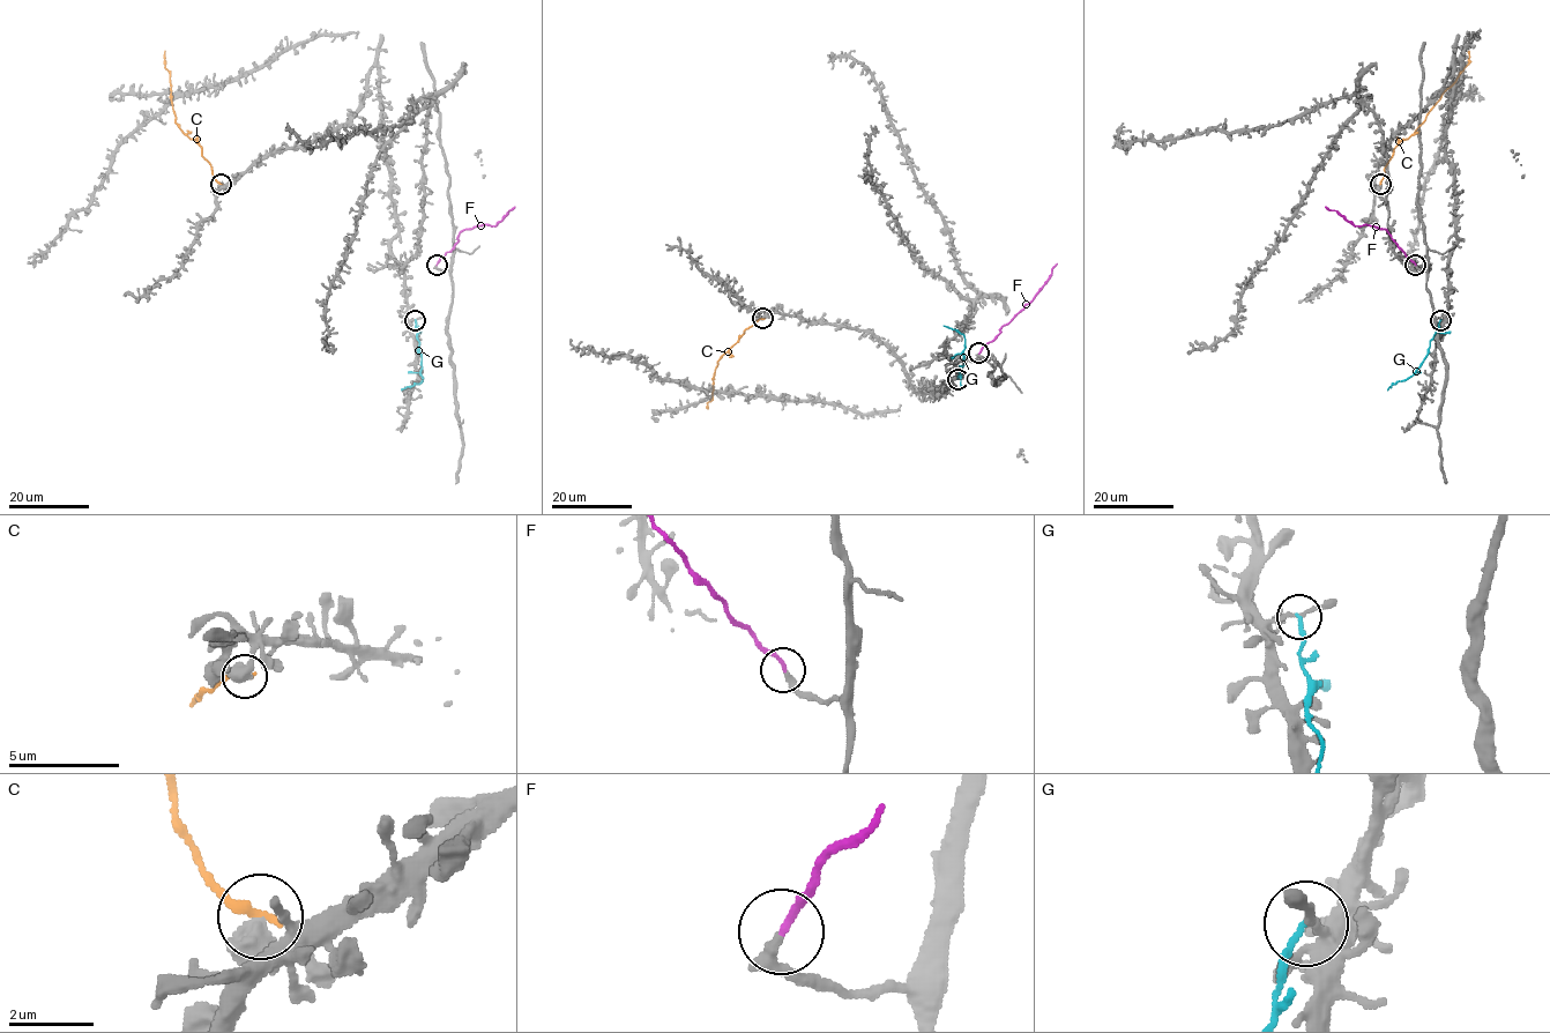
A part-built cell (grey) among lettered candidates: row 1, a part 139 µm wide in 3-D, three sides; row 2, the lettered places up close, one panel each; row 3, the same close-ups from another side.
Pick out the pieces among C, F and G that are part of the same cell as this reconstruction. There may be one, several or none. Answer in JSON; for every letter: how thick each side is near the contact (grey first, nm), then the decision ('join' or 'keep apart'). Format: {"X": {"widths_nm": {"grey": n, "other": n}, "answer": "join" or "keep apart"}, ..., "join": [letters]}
{"C": {"widths_nm": {"grey": 550, "other": 240}, "answer": "keep apart"}, "F": {"widths_nm": {"grey": 280, "other": 150}, "answer": "join"}, "G": {"widths_nm": {"grey": 150, "other": 160}, "answer": "keep apart"}, "join": ["F"]}

